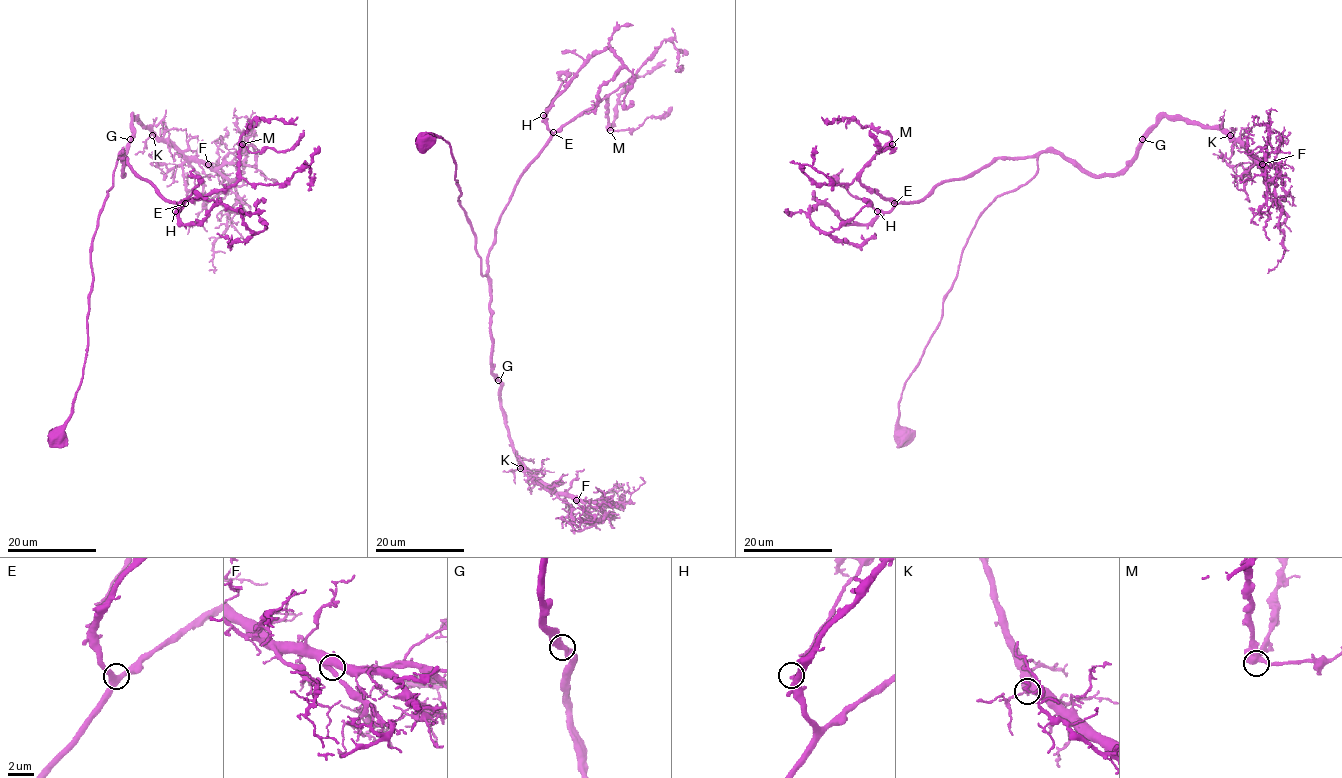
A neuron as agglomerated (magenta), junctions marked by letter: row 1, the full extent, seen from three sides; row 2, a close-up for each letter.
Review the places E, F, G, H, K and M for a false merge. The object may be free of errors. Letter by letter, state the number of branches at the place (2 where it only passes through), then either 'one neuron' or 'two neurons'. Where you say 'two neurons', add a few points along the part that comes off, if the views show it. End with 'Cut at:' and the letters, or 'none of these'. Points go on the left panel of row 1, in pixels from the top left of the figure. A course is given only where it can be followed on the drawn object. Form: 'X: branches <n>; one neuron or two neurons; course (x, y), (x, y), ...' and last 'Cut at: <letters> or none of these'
E: branches 3; one neuron
F: branches 2; one neuron
G: branches 2; one neuron
H: branches 2; one neuron
K: branches 3; one neuron
M: branches 3; one neuron
Cut at: none of these

